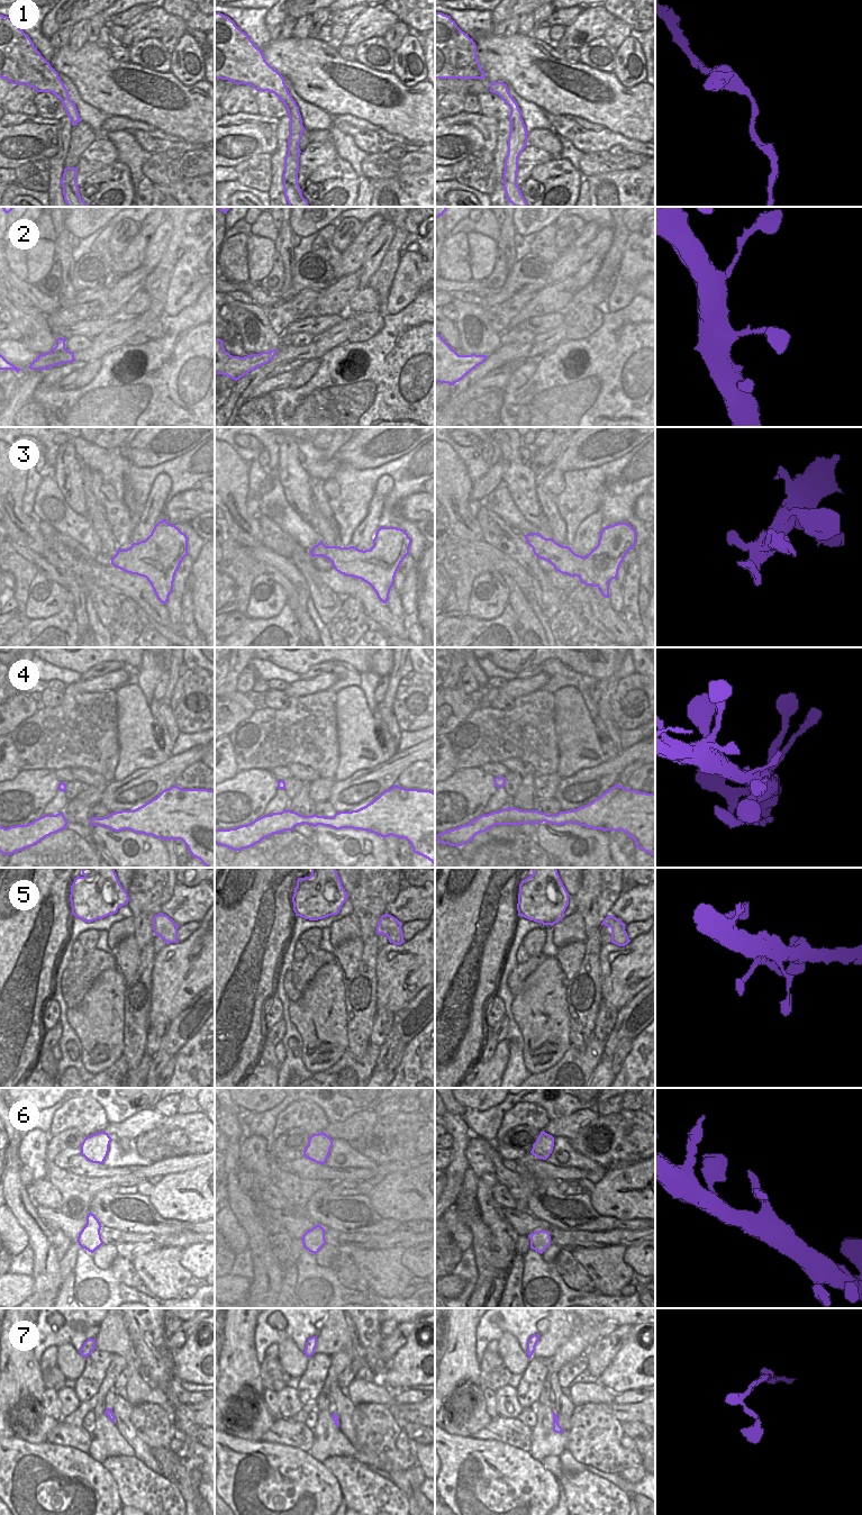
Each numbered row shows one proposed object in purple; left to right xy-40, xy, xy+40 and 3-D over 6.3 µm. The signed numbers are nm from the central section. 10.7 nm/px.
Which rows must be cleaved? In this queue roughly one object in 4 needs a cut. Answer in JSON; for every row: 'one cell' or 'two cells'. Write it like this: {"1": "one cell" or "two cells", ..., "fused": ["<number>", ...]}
{"1": "one cell", "2": "one cell", "3": "one cell", "4": "one cell", "5": "one cell", "6": "one cell", "7": "one cell", "fused": []}

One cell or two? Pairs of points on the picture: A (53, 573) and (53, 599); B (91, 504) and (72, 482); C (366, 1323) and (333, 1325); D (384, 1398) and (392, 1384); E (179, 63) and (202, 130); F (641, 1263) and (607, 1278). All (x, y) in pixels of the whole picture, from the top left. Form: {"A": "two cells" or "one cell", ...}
{"A": "two cells", "B": "two cells", "C": "two cells", "D": "two cells", "E": "two cells", "F": "two cells"}

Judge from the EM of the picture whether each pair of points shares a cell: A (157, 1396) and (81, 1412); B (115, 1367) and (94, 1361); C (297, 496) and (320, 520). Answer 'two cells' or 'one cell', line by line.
A: two cells
B: two cells
C: two cells

